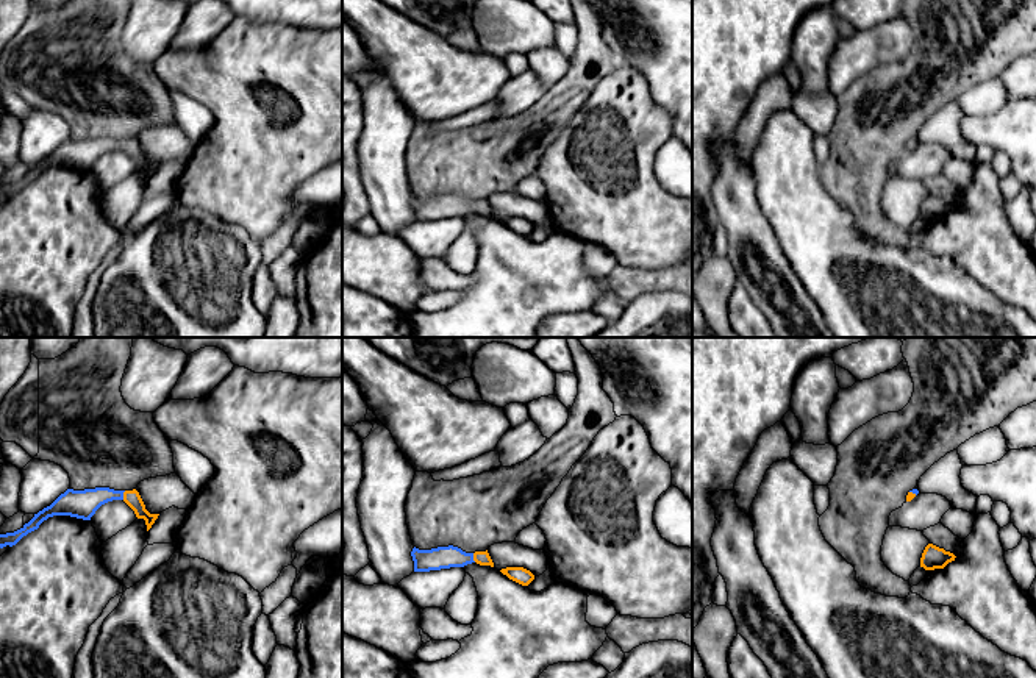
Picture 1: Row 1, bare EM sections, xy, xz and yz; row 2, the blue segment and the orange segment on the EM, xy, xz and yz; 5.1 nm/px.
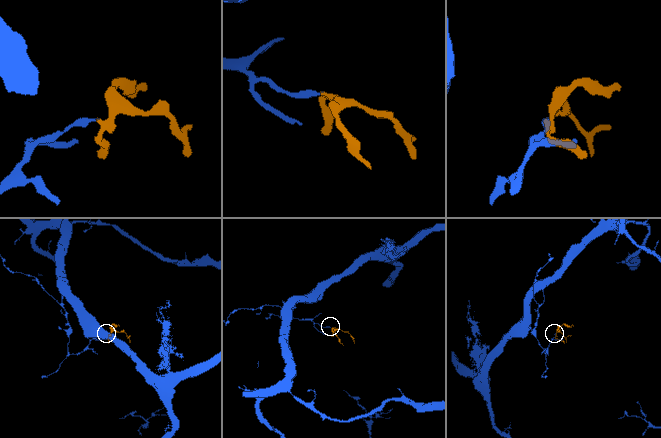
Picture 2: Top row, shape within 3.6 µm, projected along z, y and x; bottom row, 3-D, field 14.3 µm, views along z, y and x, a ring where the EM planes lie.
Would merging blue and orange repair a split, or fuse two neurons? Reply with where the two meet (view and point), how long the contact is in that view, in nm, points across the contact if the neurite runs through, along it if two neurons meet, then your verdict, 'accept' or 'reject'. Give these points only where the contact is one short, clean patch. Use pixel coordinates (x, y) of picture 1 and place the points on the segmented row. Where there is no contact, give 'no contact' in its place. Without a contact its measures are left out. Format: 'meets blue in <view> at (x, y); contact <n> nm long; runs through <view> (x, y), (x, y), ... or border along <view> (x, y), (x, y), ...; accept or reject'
meets blue in xy at (122, 496); contact 50 nm long; runs through xy (77, 503), (99, 496), (122, 496), (130, 497); accept

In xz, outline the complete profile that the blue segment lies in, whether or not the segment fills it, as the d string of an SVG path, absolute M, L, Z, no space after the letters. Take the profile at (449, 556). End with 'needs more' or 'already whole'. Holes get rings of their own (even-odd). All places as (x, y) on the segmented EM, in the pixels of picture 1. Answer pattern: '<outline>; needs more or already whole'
M438 547L431 550L413 548L411 551L414 561L414 572L430 572L450 567L464 567L467 564L477 562L480 566L491 566L494 562L486 551L466 553L458 547Z; needs more

